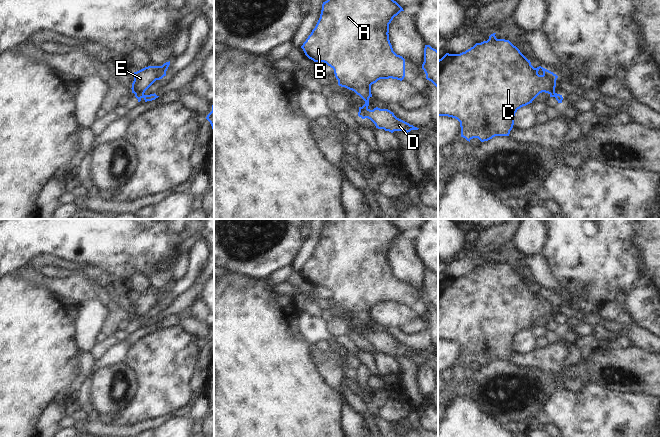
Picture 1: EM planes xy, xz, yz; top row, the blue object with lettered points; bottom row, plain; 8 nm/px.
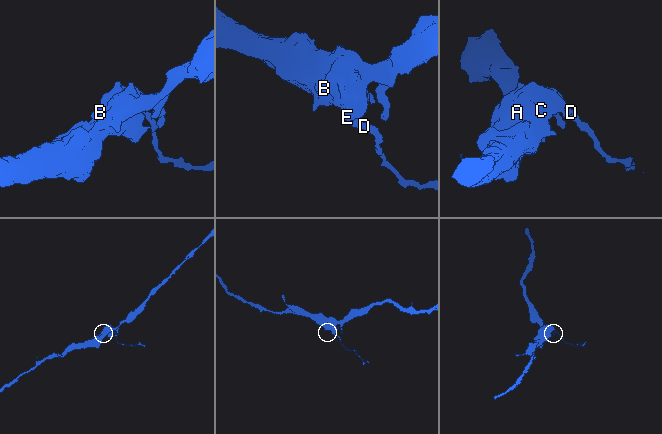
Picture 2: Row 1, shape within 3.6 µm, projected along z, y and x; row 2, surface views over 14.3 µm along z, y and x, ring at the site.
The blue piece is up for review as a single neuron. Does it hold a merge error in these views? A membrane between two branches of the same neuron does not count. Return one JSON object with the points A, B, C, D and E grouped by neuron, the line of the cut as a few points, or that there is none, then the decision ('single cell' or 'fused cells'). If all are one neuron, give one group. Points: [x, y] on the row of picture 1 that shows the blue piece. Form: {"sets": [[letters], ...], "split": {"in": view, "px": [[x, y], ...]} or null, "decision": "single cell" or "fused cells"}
{"sets": [["A", "B", "C", "E"], ["D"]], "split": {"in": "xy", "px": [[135, 93], [143, 94]]}, "decision": "fused cells"}

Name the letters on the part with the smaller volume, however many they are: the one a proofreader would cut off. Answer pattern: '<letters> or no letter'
D

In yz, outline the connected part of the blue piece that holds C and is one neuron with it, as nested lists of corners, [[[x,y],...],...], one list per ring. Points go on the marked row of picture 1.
[[[495,34],[465,52],[446,53],[438,60],[438,116],[457,119],[461,137],[469,142],[473,138],[484,142],[495,136],[509,136],[518,109],[542,92],[555,93],[556,74],[541,66],[534,68],[516,46],[497,39]]]

